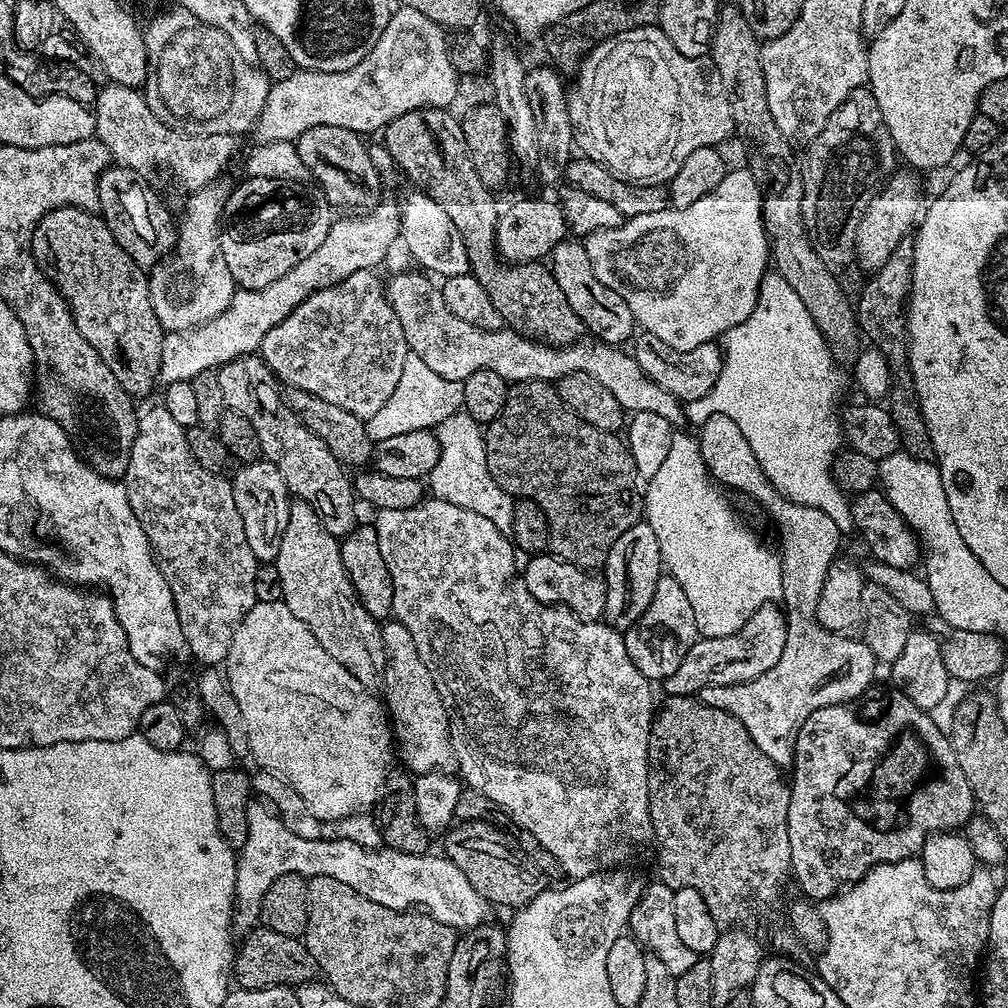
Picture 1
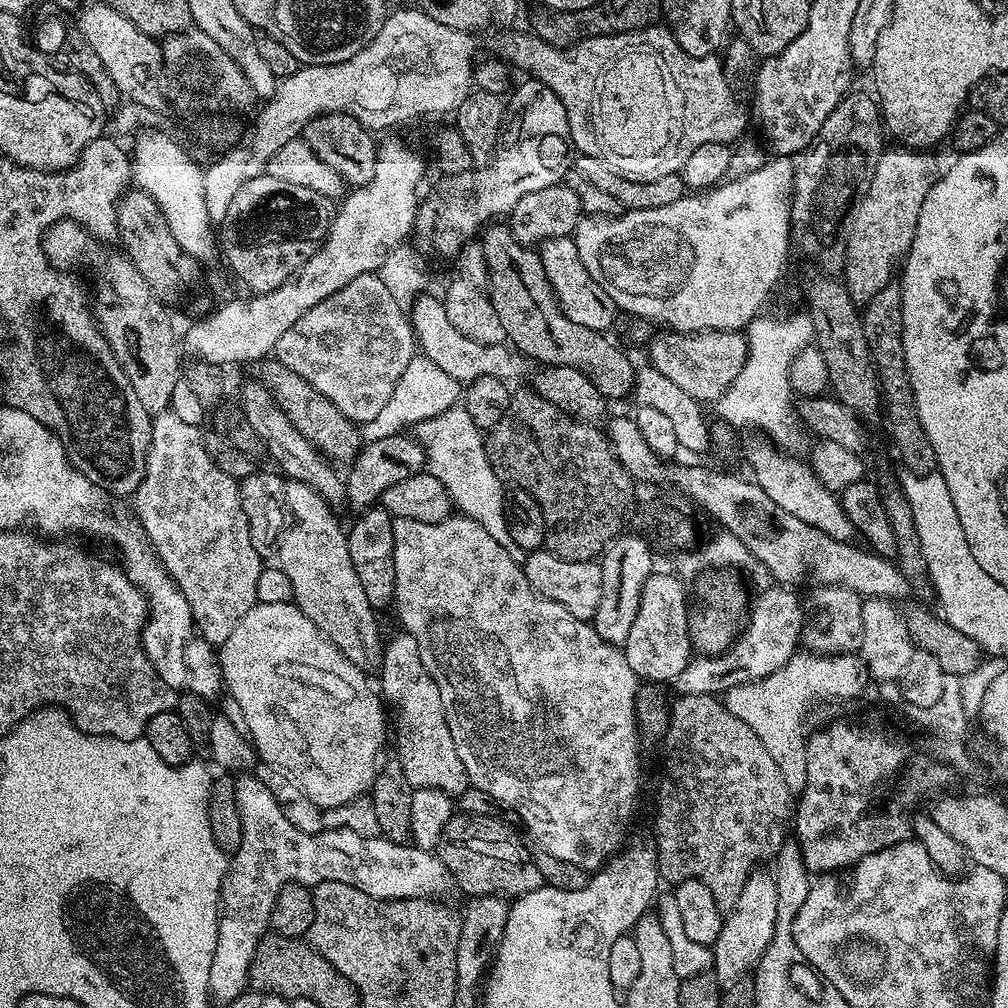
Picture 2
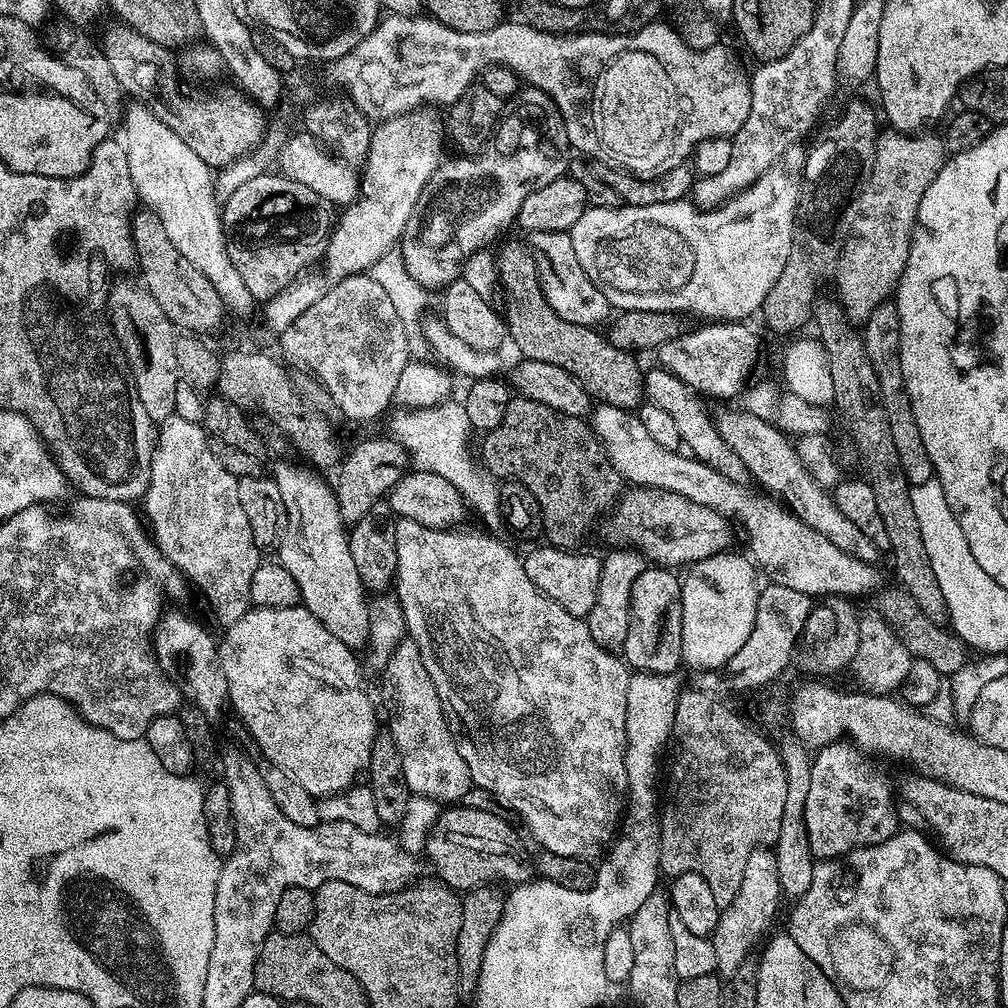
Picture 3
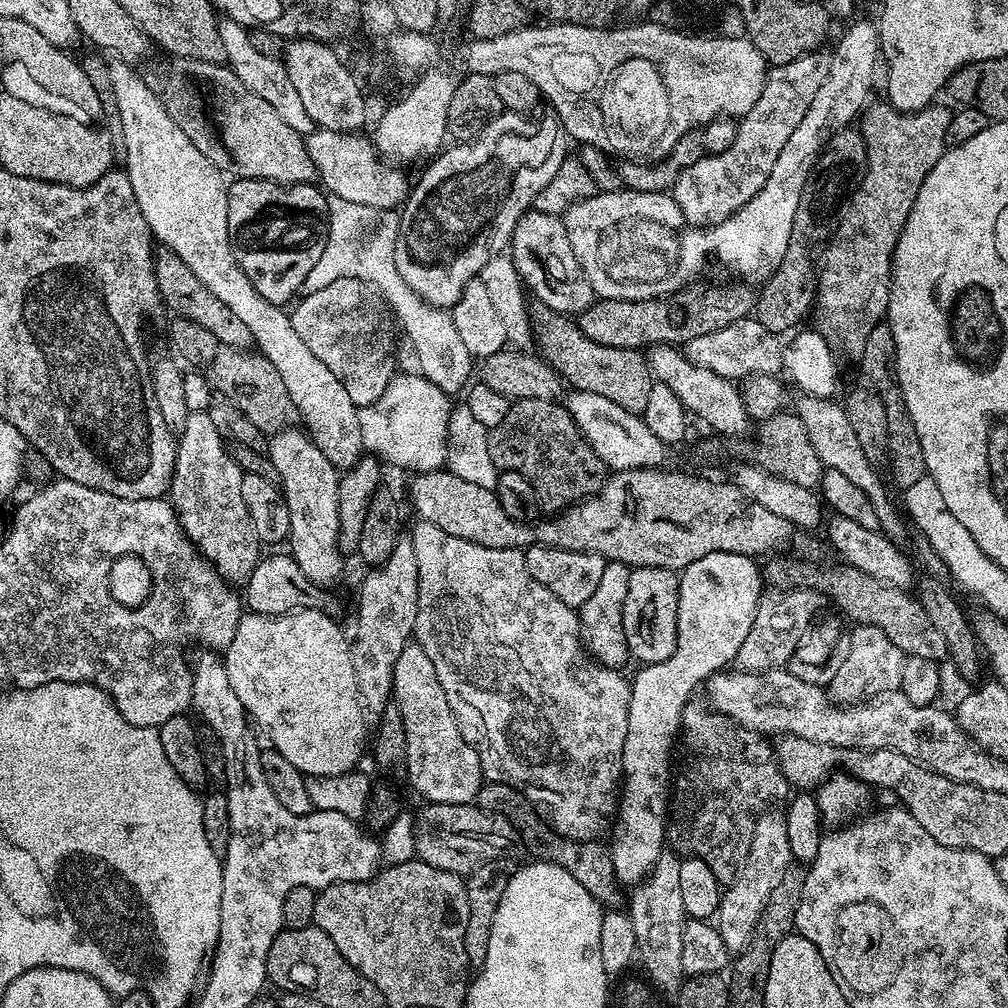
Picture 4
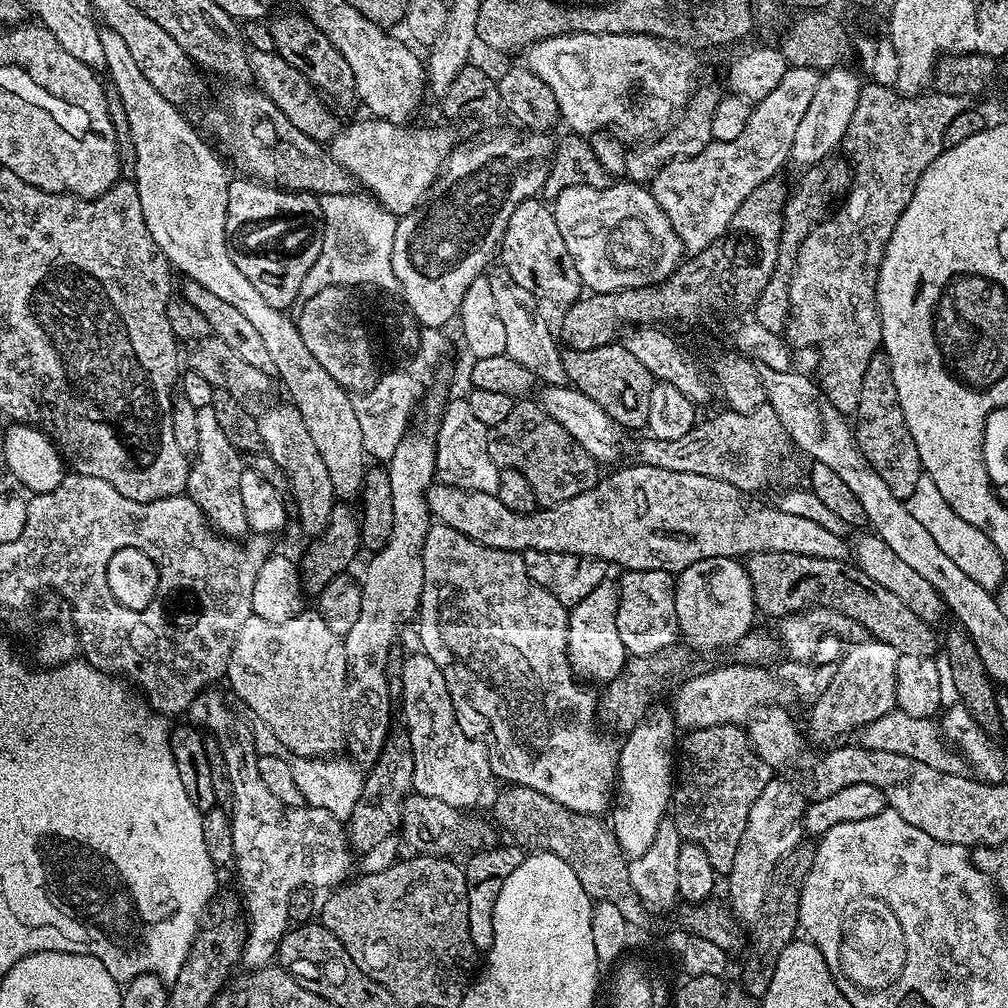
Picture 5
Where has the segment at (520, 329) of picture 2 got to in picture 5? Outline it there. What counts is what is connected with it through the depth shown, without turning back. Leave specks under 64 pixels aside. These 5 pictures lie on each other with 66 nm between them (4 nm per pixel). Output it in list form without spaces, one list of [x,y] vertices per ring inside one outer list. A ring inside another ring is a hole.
[[[605,342],[594,350],[577,352],[568,350],[563,353],[564,369],[568,375],[568,381],[582,394],[594,398],[606,414],[619,424],[621,429],[640,428],[647,429],[648,415],[650,414],[650,390],[654,383],[653,376],[646,368],[634,358],[623,343]]]

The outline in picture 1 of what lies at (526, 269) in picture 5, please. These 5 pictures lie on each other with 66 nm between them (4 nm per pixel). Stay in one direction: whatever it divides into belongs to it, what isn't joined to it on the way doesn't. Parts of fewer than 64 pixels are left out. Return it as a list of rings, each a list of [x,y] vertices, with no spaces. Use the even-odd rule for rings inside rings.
[[[565,238],[556,244],[550,253],[550,267],[562,294],[566,294],[566,302],[570,302],[570,310],[578,314],[585,329],[593,332],[592,336],[598,338],[601,344],[620,346],[624,344],[623,340],[633,339],[632,328],[635,329],[637,323],[630,306],[626,306],[626,302],[618,298],[614,290],[602,286],[602,282],[594,278],[594,266],[590,266],[590,258],[586,258],[586,250],[579,239]]]

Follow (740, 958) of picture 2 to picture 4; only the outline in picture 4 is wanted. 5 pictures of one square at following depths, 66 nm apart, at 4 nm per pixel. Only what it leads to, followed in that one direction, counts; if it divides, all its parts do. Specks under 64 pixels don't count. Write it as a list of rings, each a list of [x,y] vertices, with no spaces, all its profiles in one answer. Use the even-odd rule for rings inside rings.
[[[768,810],[757,816],[746,858],[736,873],[736,879],[723,889],[714,917],[714,926],[722,934],[722,942],[728,947],[729,953],[739,953],[746,942],[750,942],[750,934],[754,934],[754,926],[758,926],[758,918],[774,891],[774,886],[782,882],[784,873],[793,860],[790,844],[787,842],[785,813]]]

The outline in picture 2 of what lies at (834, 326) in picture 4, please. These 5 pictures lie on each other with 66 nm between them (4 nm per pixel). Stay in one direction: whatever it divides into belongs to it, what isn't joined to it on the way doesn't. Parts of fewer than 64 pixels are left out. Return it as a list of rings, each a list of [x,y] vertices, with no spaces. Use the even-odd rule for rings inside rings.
[[[907,146],[889,147],[880,156],[878,166],[874,170],[874,178],[863,189],[862,195],[856,201],[850,222],[850,238],[842,269],[842,280],[849,295],[857,305],[863,306],[868,300],[878,294],[890,283],[893,283],[892,271],[897,271],[898,265],[908,255],[914,242],[914,234],[918,226],[918,214],[922,214],[922,202],[926,202],[926,194],[938,179],[936,160],[928,150],[917,150]]]

